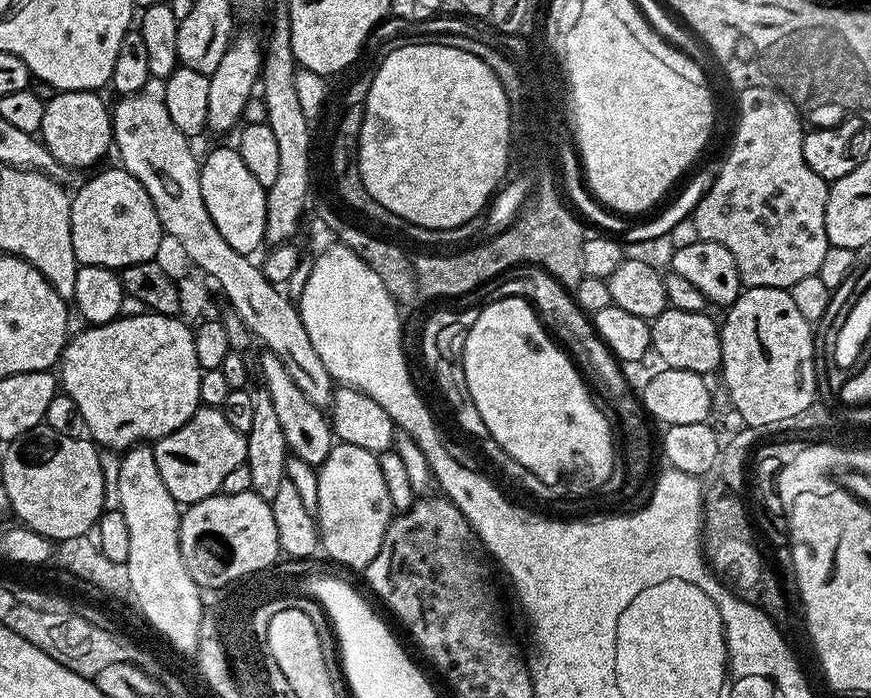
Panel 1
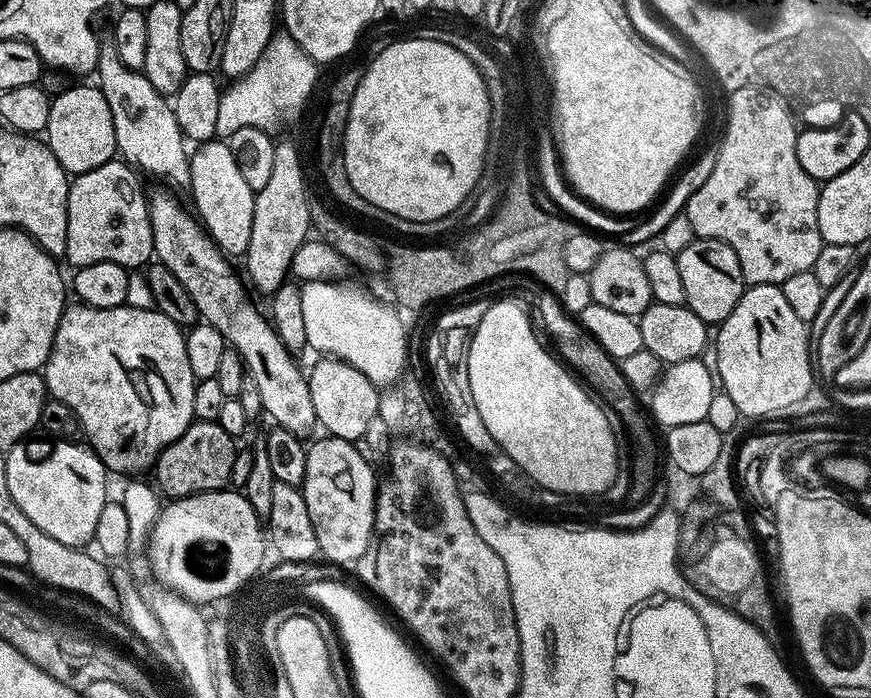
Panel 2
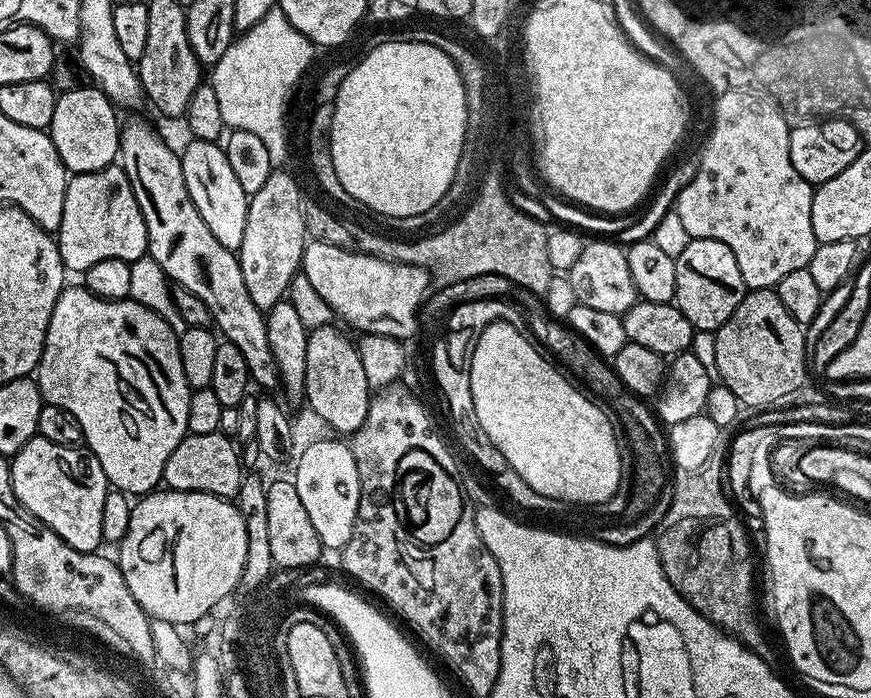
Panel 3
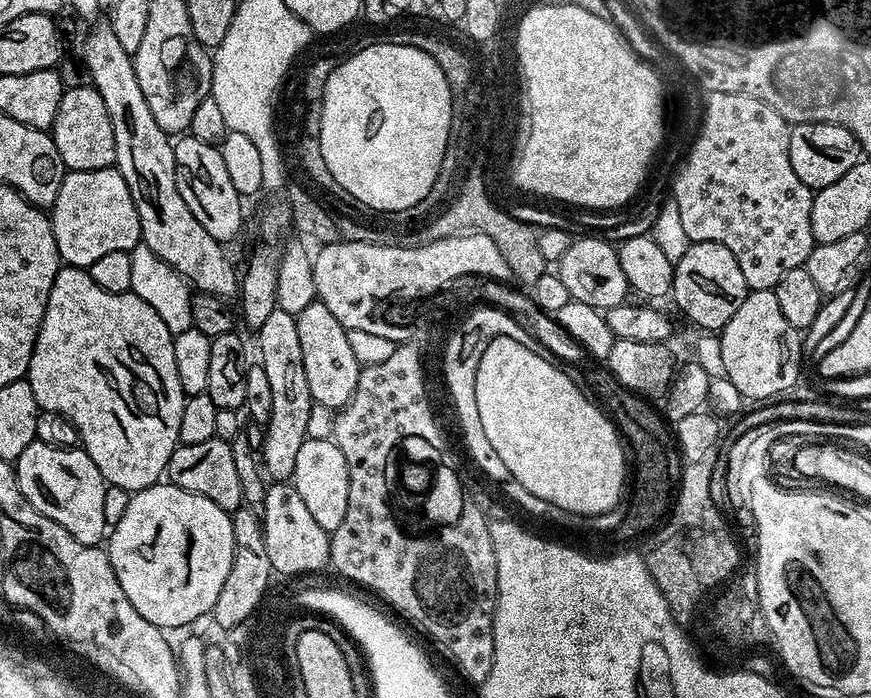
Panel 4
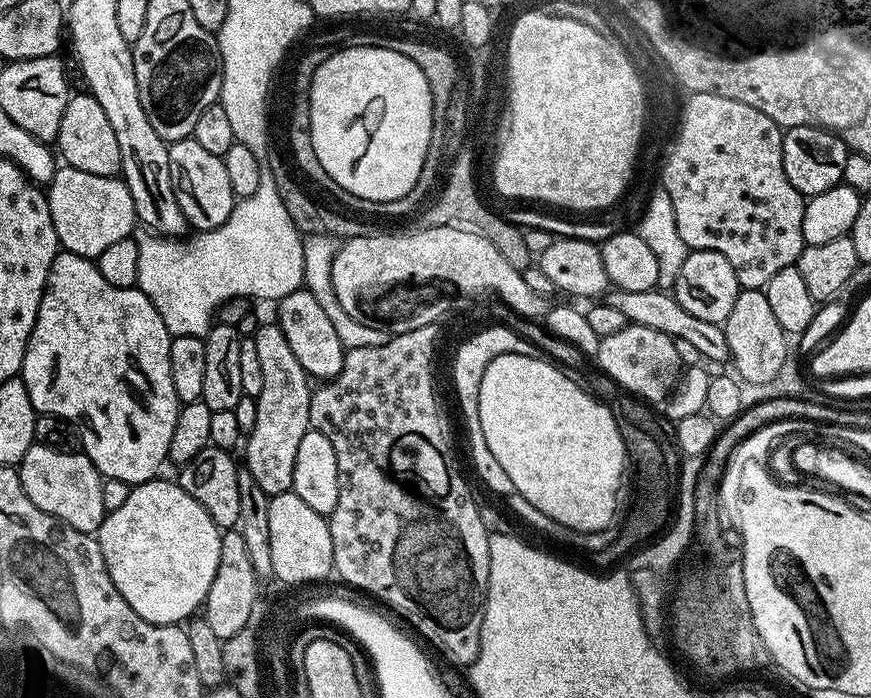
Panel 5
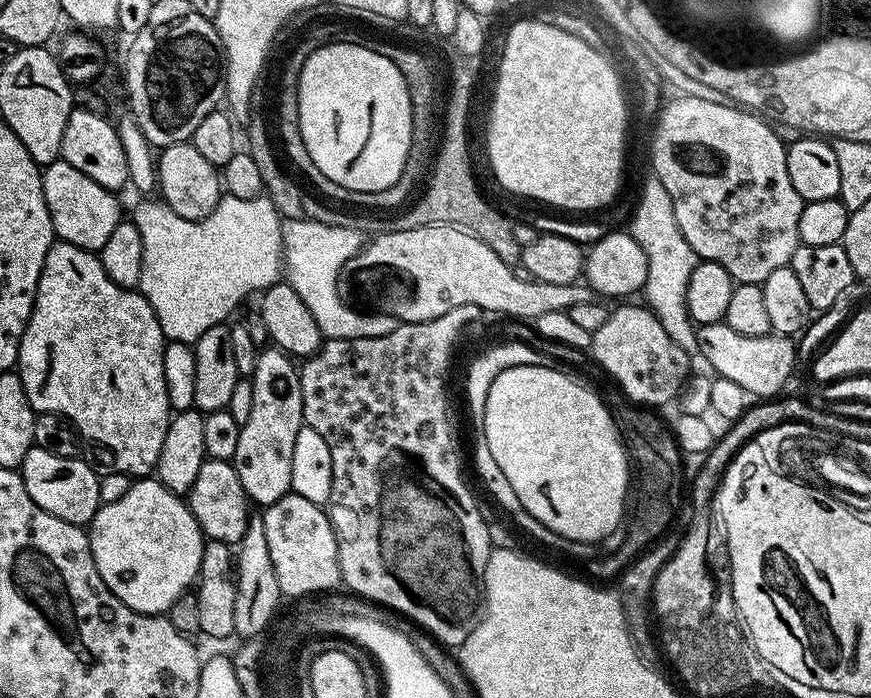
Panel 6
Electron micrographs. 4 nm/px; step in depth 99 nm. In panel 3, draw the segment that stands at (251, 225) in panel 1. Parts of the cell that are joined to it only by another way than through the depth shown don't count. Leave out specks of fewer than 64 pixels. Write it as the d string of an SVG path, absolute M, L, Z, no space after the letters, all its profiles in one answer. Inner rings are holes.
M195 138L189 139L189 141L189 144L184 148L184 152L179 153L182 178L186 178L186 190L194 202L194 206L198 206L198 214L202 214L202 222L206 222L206 226L210 226L210 234L214 234L214 238L218 238L218 242L222 242L222 246L238 250L242 246L242 236L245 233L250 198L242 190L241 184L238 183L238 178L230 166L230 162L226 162L226 154L219 143Z

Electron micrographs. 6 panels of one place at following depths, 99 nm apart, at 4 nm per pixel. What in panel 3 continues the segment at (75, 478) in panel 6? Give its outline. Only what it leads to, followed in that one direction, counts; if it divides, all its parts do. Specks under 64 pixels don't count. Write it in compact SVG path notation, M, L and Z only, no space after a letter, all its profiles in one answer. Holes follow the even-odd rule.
M37 434L11 457L10 471L17 502L50 526L58 538L79 552L94 552L101 547L102 502L106 502L110 485L91 452L80 446L58 446Z

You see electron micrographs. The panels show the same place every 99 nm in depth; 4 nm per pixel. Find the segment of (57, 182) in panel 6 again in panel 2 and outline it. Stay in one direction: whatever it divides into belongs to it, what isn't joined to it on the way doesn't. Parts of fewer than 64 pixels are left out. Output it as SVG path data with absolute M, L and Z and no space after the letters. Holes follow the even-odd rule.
M120 158L71 177L64 256L73 269L90 266L90 262L118 262L123 268L140 270L153 259L148 196L140 189L139 178Z

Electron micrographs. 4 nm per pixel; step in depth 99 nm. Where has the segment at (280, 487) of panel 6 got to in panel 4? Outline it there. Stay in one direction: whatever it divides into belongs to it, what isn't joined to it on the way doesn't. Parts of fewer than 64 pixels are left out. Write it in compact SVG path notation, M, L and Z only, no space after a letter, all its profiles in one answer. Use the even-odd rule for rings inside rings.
M277 306L268 315L255 338L260 347L258 363L265 368L271 387L271 411L263 429L262 468L269 477L272 475L273 481L288 482L292 479L298 450L302 450L302 442L309 439L308 423L312 420L312 408L314 409L310 386L306 382L306 366L302 366L302 346L299 344L296 317Z

